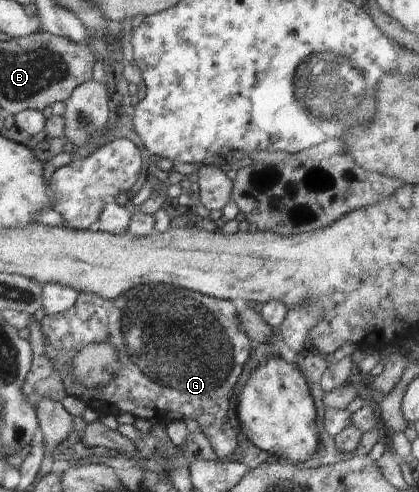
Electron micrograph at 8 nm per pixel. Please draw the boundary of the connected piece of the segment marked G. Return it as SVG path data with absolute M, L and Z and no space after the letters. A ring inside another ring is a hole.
M161 283L139 285L134 289L126 291L125 294L118 296L116 299L109 300L93 293L79 293L76 303L66 311L55 313L52 315L45 315L40 321L41 332L43 334L45 346L44 354L48 356L48 359L52 362L52 368L58 372L58 377L64 384L65 392L67 396L74 396L83 402L87 407L91 407L96 410L101 416L117 416L119 412L129 412L135 418L147 418L147 420L153 420L157 423L165 425L168 422L173 421L185 421L187 419L198 420L201 432L207 437L210 442L214 453L221 459L225 460L229 458L233 451L237 448L237 440L235 440L235 430L231 428L231 424L227 422L227 410L229 410L229 399L233 392L233 386L237 384L237 380L243 372L243 366L245 362L249 360L249 357L253 354L253 342L245 334L242 329L241 323L238 322L238 312L235 306L230 300L220 299L217 297L210 297L189 289L181 287L164 285ZM111 343L119 355L120 373L102 389L85 388L76 384L73 377L70 375L70 362L74 354L77 354L84 346L90 344L105 344Z

